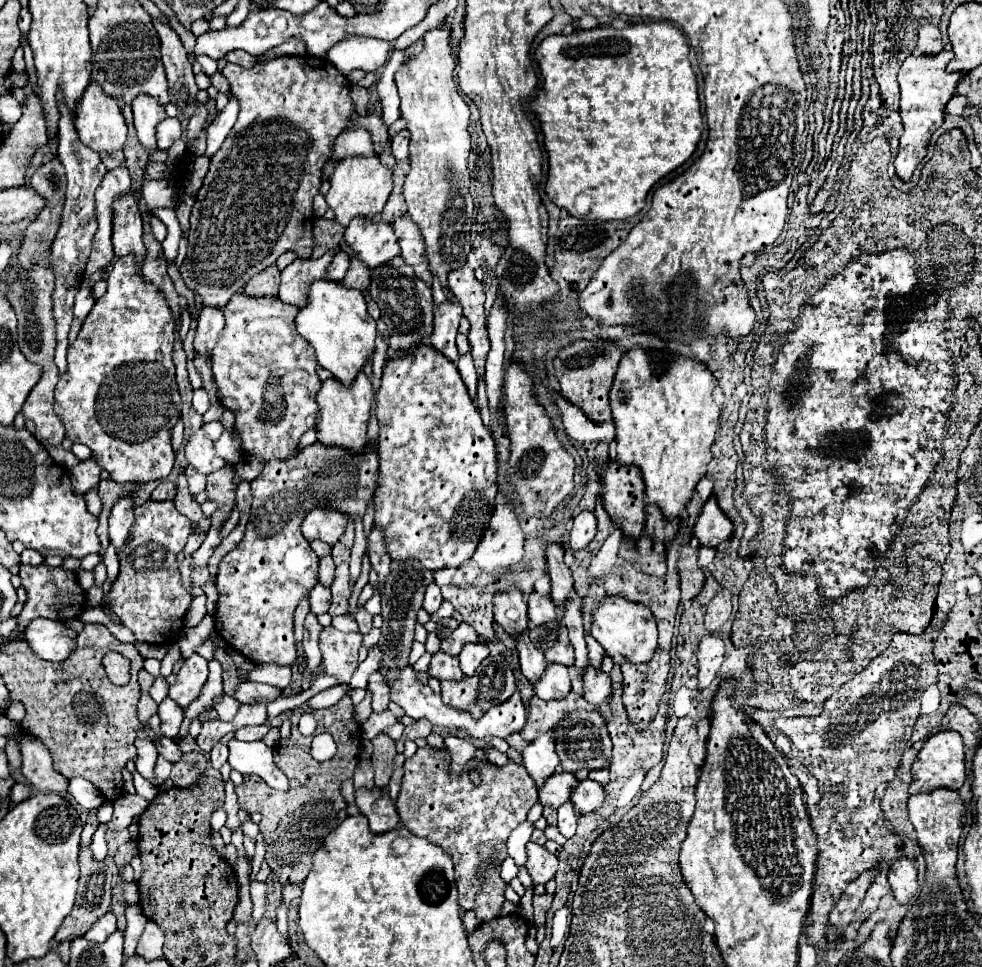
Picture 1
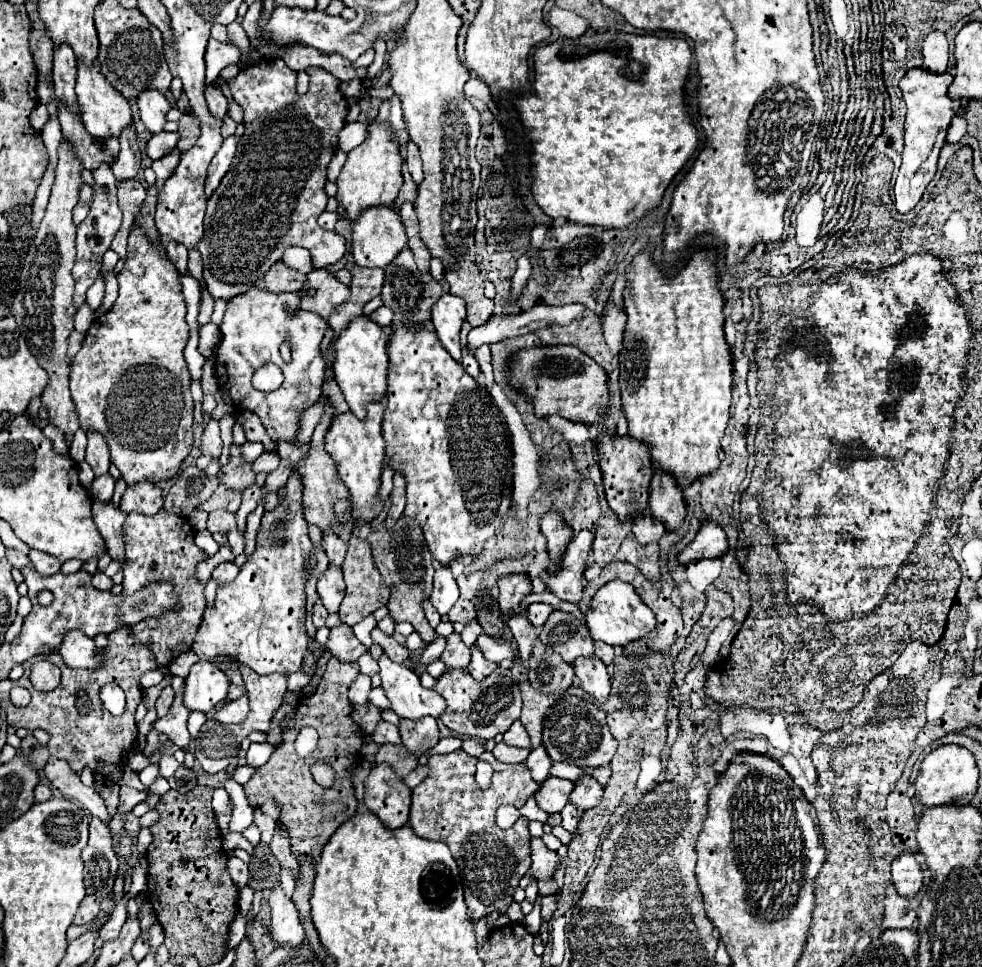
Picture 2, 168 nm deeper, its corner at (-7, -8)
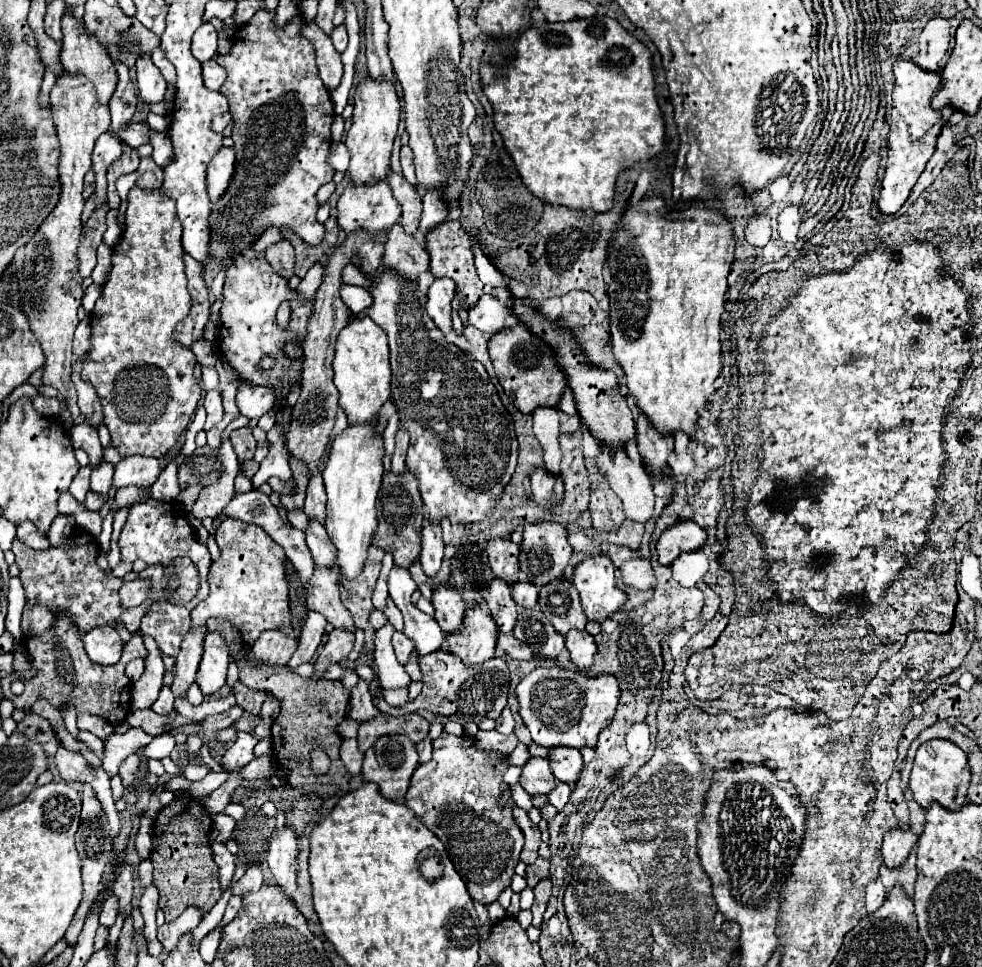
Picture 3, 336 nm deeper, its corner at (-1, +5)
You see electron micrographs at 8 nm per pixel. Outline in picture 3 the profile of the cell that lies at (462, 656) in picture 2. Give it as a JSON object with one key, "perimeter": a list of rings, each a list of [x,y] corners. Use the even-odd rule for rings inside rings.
{"perimeter":[[[447,583],[433,587],[431,603],[435,607],[435,621],[441,625],[445,635],[455,635],[457,631],[461,631],[467,607],[453,585]]]}

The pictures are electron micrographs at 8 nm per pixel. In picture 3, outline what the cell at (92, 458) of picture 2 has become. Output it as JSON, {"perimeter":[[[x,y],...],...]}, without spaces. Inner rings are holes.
{"perimeter":[[[81,357],[77,363],[73,363],[73,383],[75,383],[77,395],[79,395],[79,409],[81,409],[81,413],[83,413],[87,425],[99,427],[101,421],[103,421],[101,403],[99,403],[95,391],[93,391],[93,385],[91,385],[91,383],[85,383],[83,379],[79,379],[81,361],[83,361],[83,357]]]}

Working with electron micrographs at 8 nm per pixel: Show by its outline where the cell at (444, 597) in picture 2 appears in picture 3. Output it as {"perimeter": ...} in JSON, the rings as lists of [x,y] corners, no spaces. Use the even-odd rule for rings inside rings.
{"perimeter":[[[423,523],[421,533],[421,555],[419,563],[429,579],[435,579],[443,561],[443,537],[441,537],[441,525],[437,523]]]}

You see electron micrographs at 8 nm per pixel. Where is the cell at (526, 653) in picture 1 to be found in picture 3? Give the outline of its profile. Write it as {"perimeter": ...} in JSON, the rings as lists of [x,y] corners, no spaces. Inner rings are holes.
{"perimeter":[[[493,579],[487,585],[487,593],[483,597],[499,631],[505,635],[513,633],[513,627],[517,623],[517,603],[511,597],[511,587],[501,579]]]}

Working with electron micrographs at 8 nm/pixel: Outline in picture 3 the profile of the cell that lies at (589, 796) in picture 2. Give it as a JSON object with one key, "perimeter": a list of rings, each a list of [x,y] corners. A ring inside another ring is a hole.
{"perimeter":[[[553,747],[549,751],[549,763],[553,767],[553,775],[557,781],[575,785],[583,771],[583,757],[579,749],[565,749],[565,747]]]}

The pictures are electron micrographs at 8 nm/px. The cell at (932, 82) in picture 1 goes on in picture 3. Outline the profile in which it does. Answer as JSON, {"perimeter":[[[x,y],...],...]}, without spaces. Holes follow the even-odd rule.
{"perimeter":[[[897,61],[893,65],[895,73],[895,87],[893,87],[893,109],[891,109],[891,131],[889,131],[889,157],[885,177],[881,181],[881,195],[879,195],[879,211],[893,215],[897,213],[903,203],[907,201],[913,185],[917,183],[919,175],[923,173],[927,161],[935,151],[935,141],[941,127],[951,117],[953,109],[933,109],[931,97],[935,95],[941,75],[933,71],[923,71],[913,61]]]}

